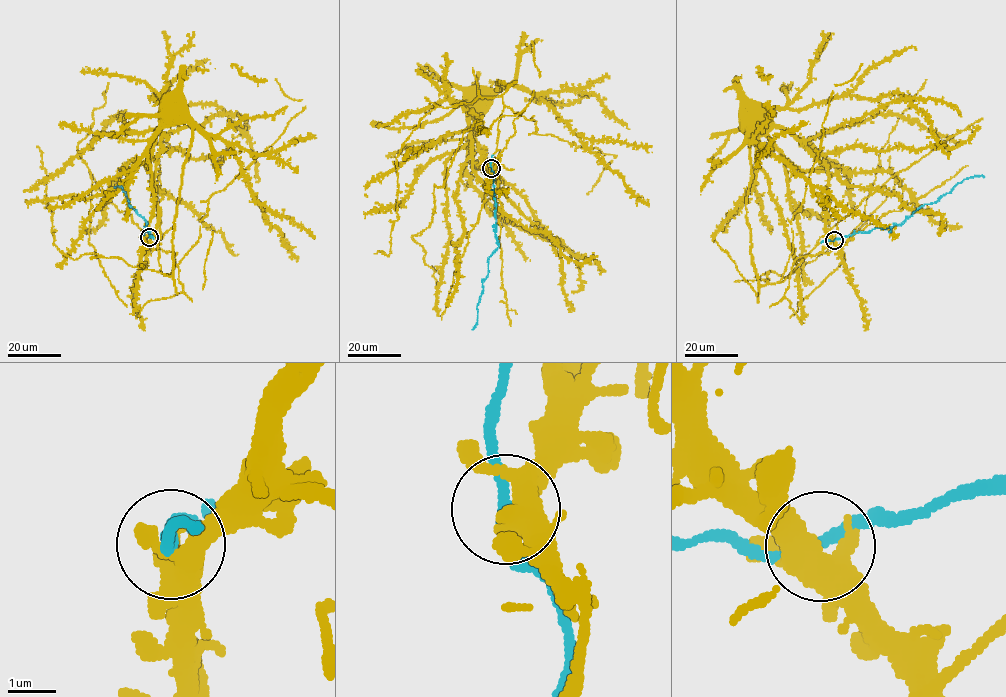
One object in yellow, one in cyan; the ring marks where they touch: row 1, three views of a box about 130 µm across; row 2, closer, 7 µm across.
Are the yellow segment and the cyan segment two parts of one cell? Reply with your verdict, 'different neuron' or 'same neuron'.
same neuron

